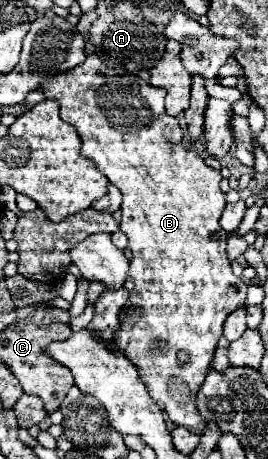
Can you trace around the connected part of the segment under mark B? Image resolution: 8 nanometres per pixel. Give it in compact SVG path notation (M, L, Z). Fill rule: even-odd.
M90 54L84 64L52 76L40 88L46 98L60 104L60 118L78 130L82 154L122 192L120 230L128 236L134 258L124 282L130 298L120 312L116 346L120 346L132 364L144 372L150 396L164 408L168 418L176 426L180 424L202 436L206 422L196 410L196 394L212 366L214 350L222 336L222 324L232 310L244 306L248 290L248 284L232 272L226 254L228 234L224 234L224 228L220 226L220 214L226 206L218 186L222 174L220 170L206 166L194 148L182 144L184 132L178 120L164 110L164 90L150 86L136 74L120 74L106 68L96 54ZM180 352L188 356L184 364L178 358Z

